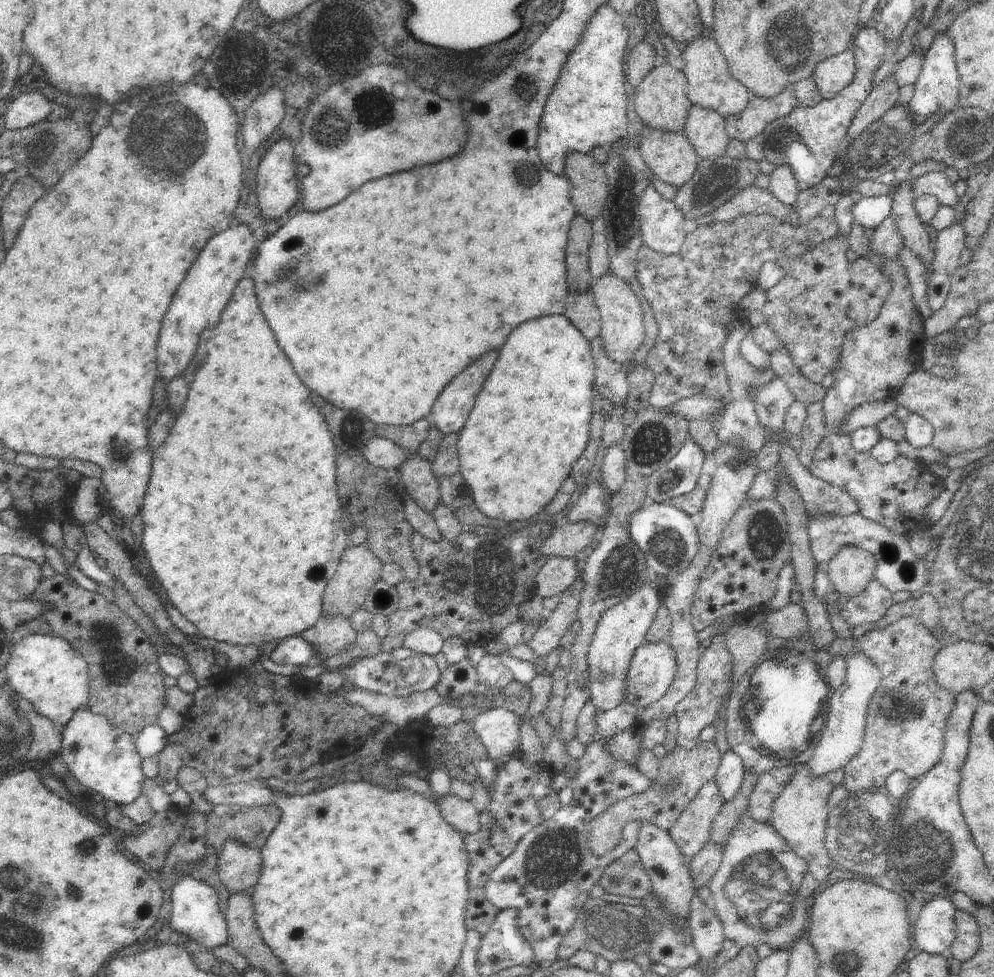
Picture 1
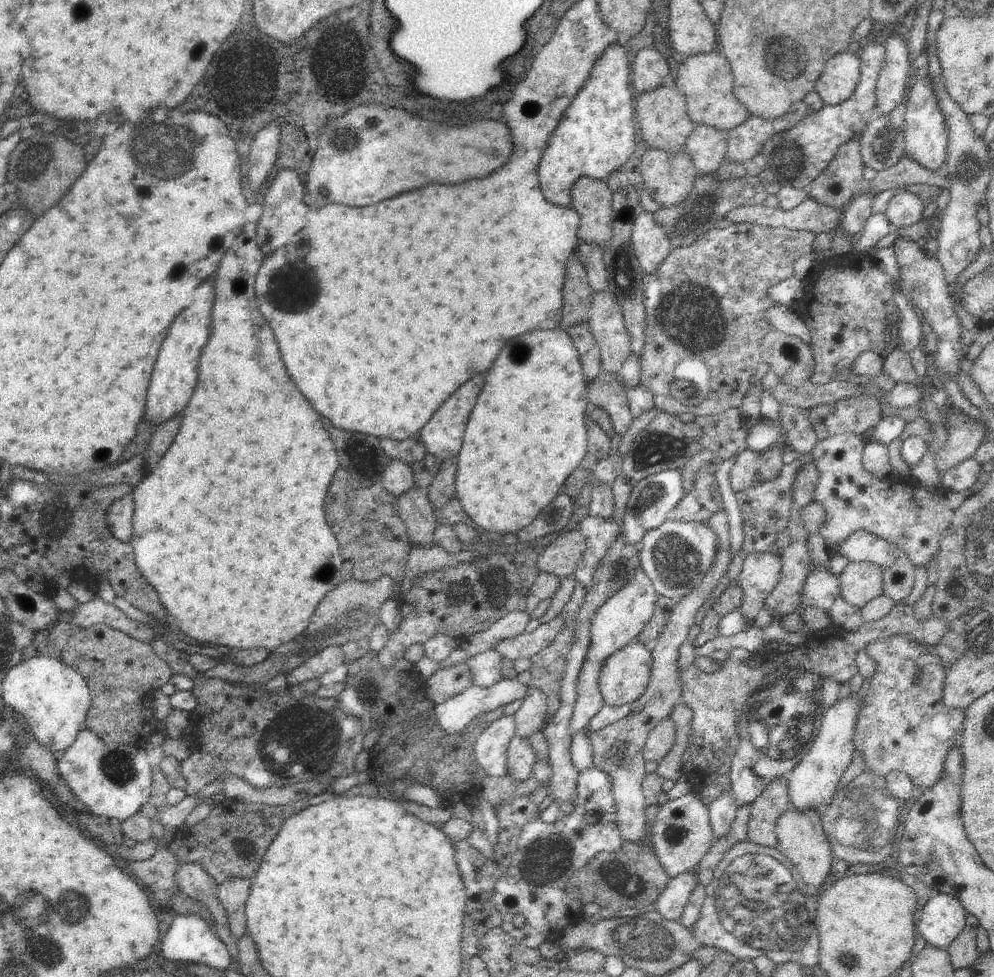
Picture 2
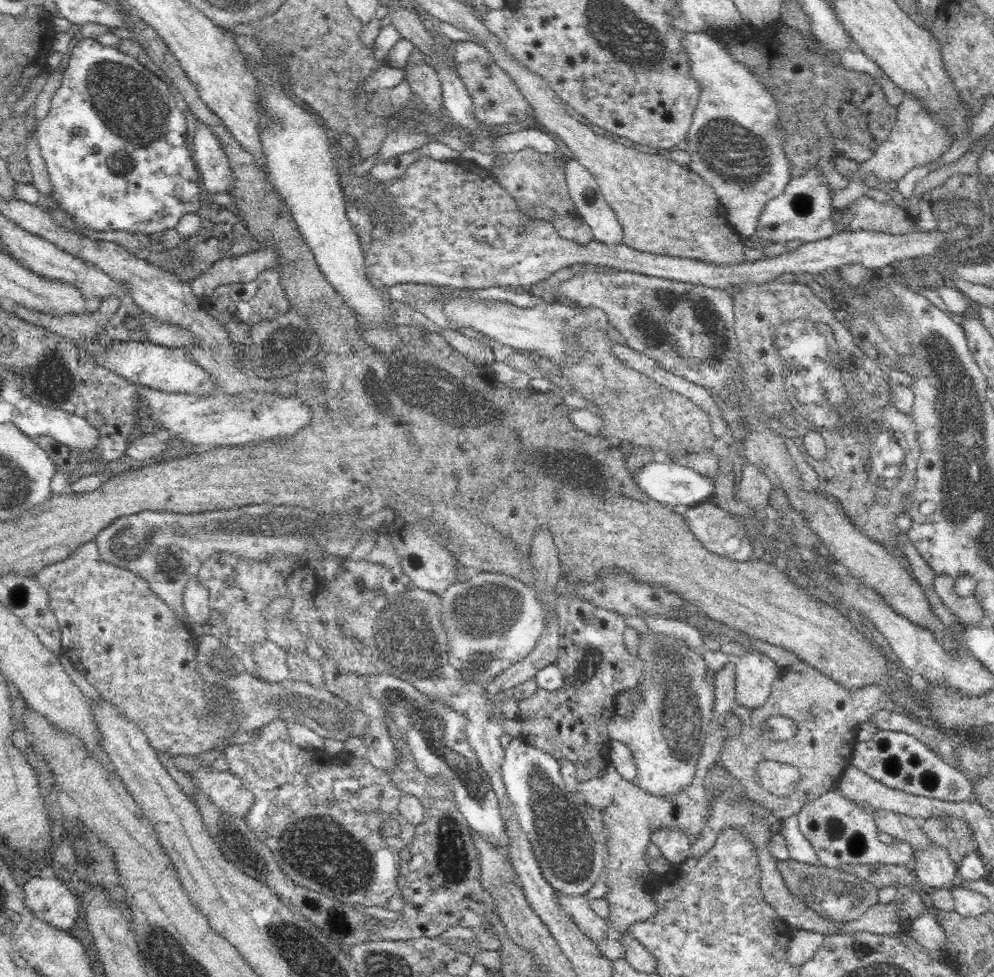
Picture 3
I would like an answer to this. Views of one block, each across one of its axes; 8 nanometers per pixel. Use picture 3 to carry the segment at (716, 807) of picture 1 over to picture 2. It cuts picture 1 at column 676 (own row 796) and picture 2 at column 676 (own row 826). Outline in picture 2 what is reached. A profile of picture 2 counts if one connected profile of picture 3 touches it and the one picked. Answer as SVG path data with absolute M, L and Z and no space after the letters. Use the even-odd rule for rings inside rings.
M689 792L673 802L659 806L651 828L651 842L655 846L653 854L657 856L665 874L673 880L679 874L689 872L703 860L707 850L711 848L711 836L713 832L709 826L709 808L693 792Z

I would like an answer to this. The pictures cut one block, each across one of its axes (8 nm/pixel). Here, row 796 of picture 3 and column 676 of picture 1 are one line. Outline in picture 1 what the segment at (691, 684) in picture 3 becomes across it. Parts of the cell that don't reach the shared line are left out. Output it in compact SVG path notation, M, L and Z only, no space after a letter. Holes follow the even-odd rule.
M667 640L657 642L657 644L641 644L631 656L629 668L625 672L625 684L623 684L625 702L637 706L639 710L645 710L647 706L659 702L661 696L665 696L669 686L673 684L675 672L677 672L677 660Z

